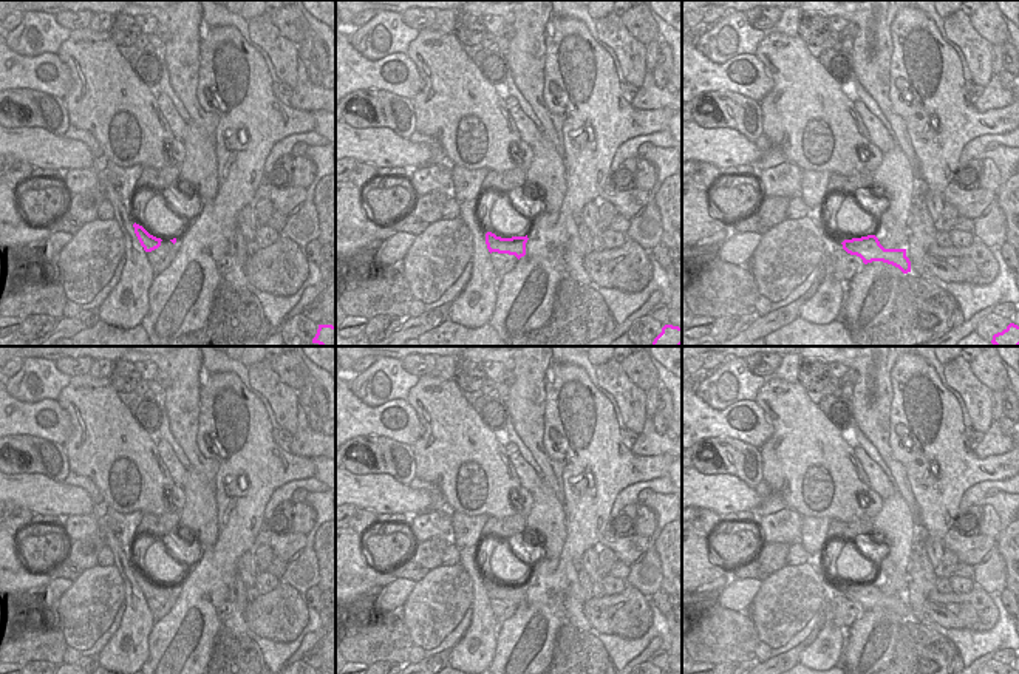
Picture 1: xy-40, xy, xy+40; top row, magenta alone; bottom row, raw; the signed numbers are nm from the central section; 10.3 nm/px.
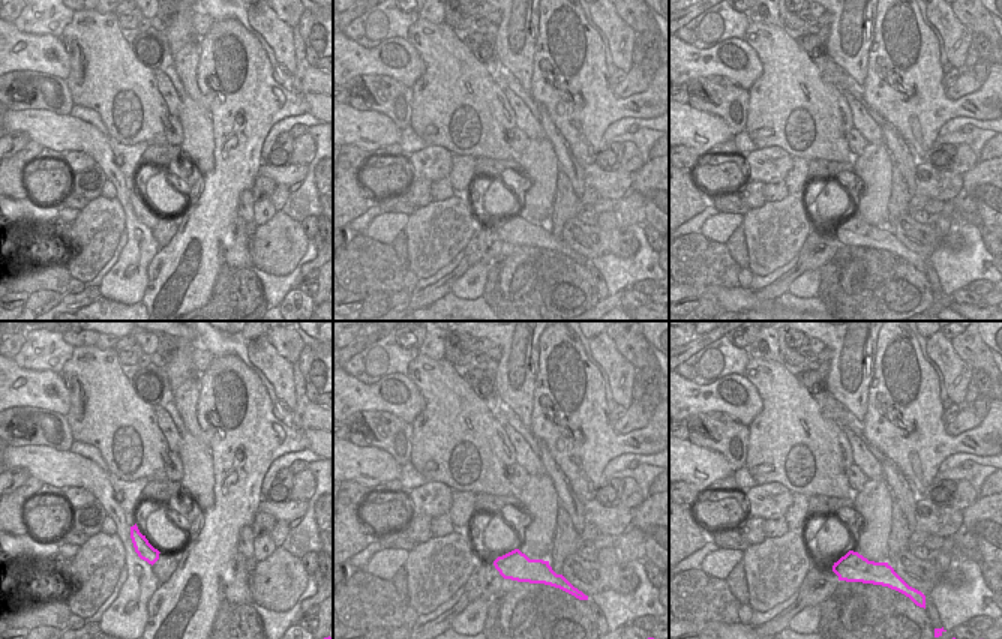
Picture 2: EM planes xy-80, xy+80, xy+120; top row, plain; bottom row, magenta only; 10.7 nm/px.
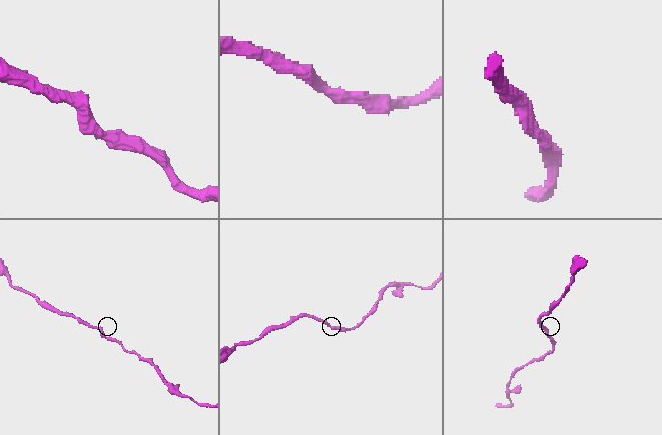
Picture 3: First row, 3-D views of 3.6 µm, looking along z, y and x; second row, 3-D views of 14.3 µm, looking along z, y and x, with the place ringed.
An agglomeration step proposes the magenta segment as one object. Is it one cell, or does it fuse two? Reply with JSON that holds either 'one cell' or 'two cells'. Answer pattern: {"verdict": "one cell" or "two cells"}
{"verdict": "one cell"}

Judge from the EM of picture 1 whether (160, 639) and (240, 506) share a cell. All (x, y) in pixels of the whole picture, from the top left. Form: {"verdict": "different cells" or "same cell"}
{"verdict": "same cell"}

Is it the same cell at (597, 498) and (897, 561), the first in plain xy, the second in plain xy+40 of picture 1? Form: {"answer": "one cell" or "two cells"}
{"answer": "two cells"}

